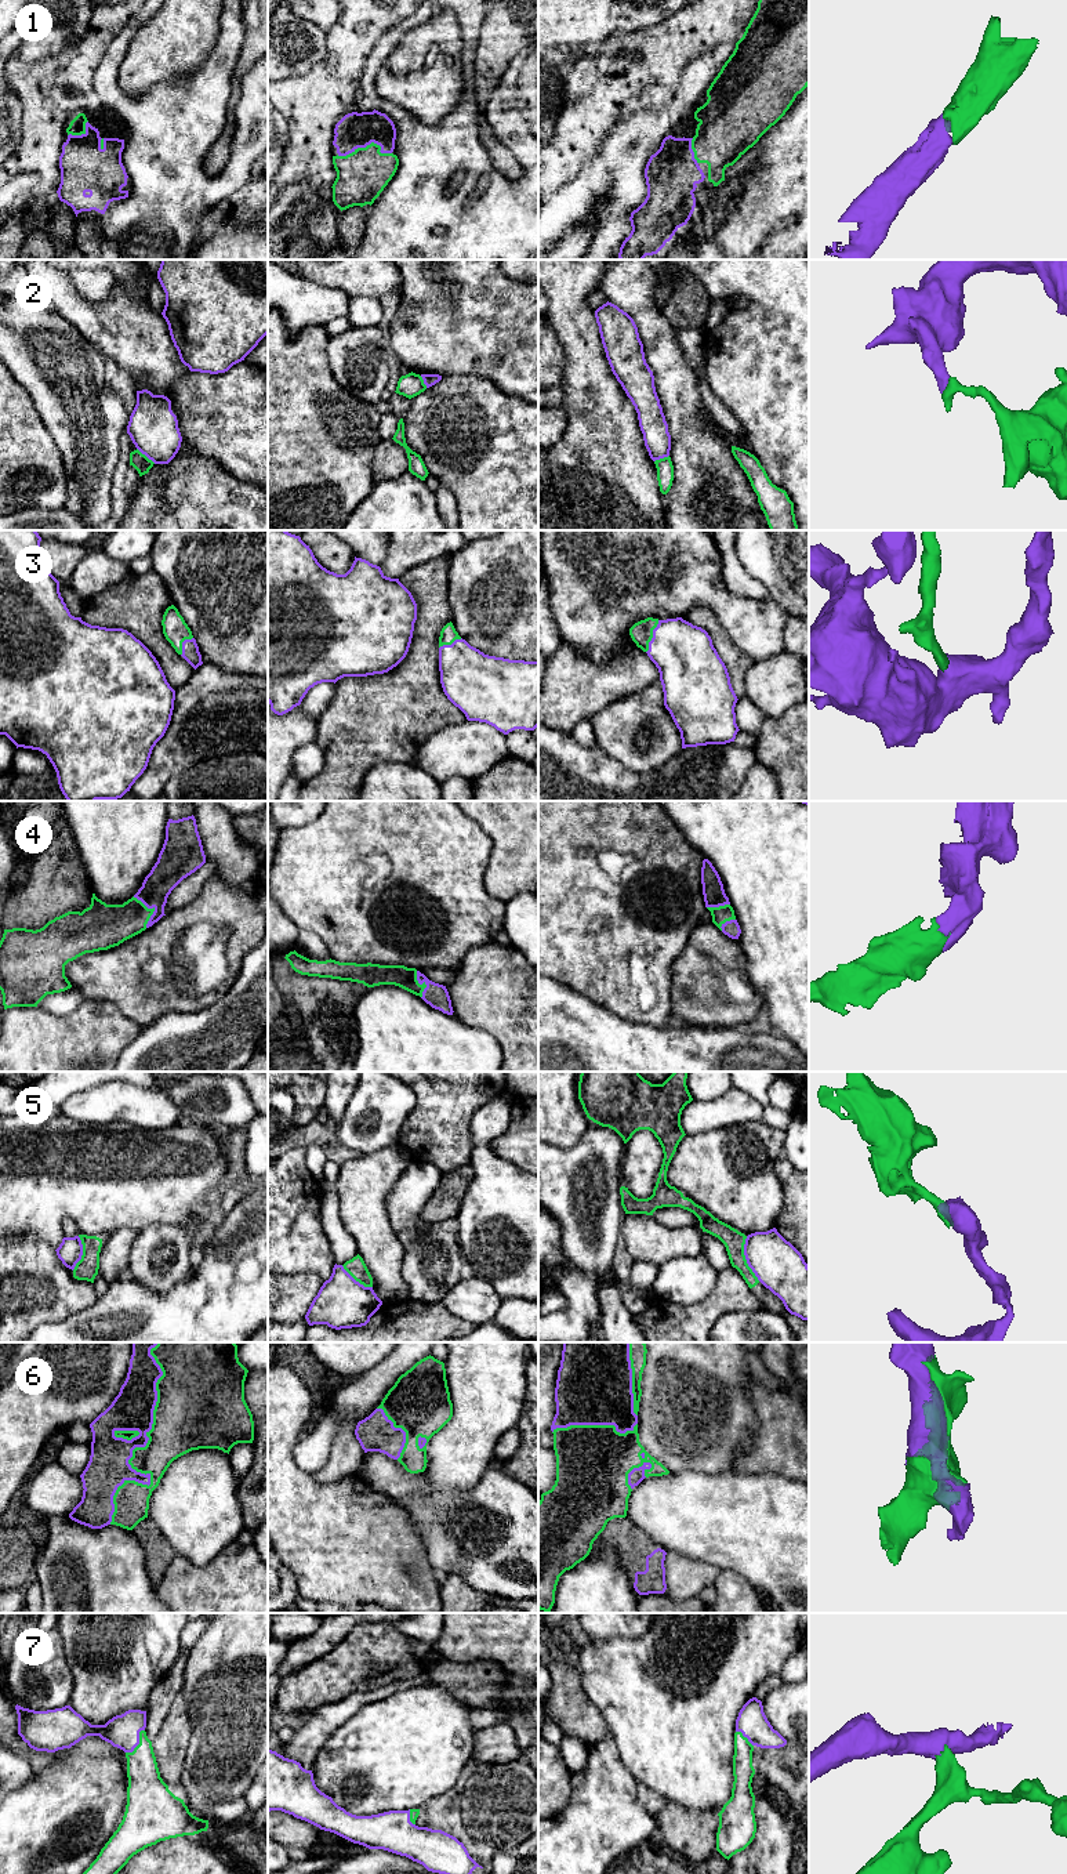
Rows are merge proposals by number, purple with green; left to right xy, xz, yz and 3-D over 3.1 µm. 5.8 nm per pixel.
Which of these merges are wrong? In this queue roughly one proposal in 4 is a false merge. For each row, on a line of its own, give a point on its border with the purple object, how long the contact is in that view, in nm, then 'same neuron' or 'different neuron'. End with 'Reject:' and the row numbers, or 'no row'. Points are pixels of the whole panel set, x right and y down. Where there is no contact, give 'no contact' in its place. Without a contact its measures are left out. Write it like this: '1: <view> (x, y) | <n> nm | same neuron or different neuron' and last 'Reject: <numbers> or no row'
1: xz (366, 145) | 320 nm | same neuron
2: xy (147, 456) | 140 nm | different neuron
3: yz (653, 637) | 200 nm | same neuron
4: xy (152, 907) | 200 nm | same neuron
5: yz (746, 1258) | 280 nm | different neuron
6: xy (134, 1447) | 1100 nm | same neuron
7: xy (138, 1743) | 180 nm | same neuron
Reject: 2, 5

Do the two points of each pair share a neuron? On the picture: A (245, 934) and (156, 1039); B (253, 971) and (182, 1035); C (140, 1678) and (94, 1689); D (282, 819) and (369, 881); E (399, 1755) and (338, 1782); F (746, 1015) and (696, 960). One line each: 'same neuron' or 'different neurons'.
A: different neurons
B: same neuron
C: same neuron
D: different neurons
E: same neuron
F: same neuron

